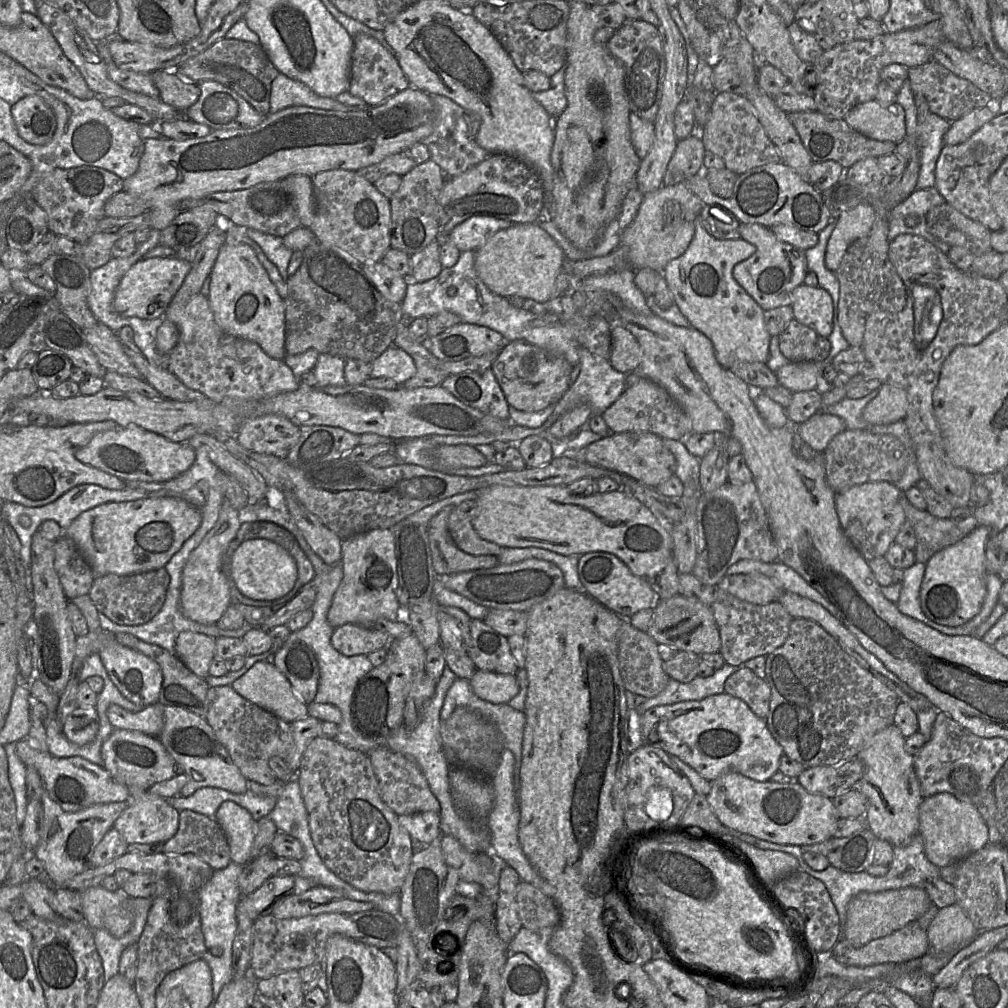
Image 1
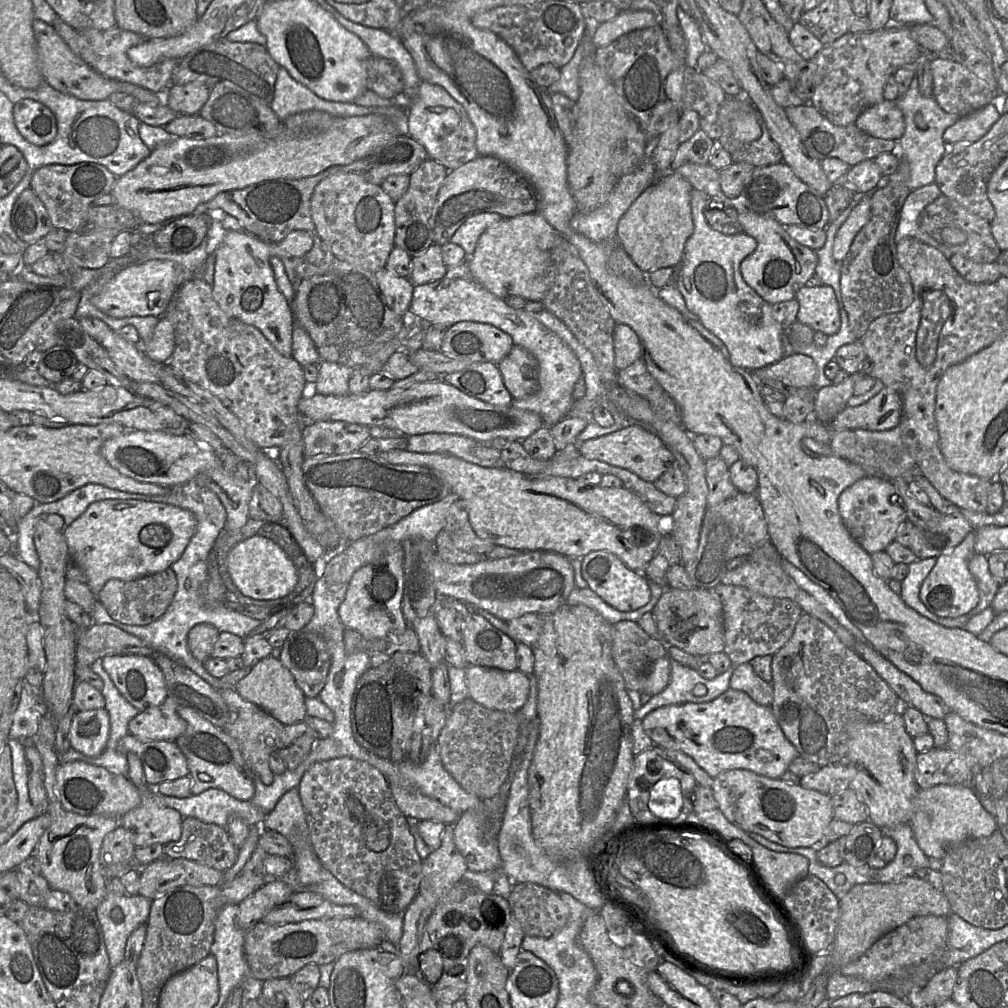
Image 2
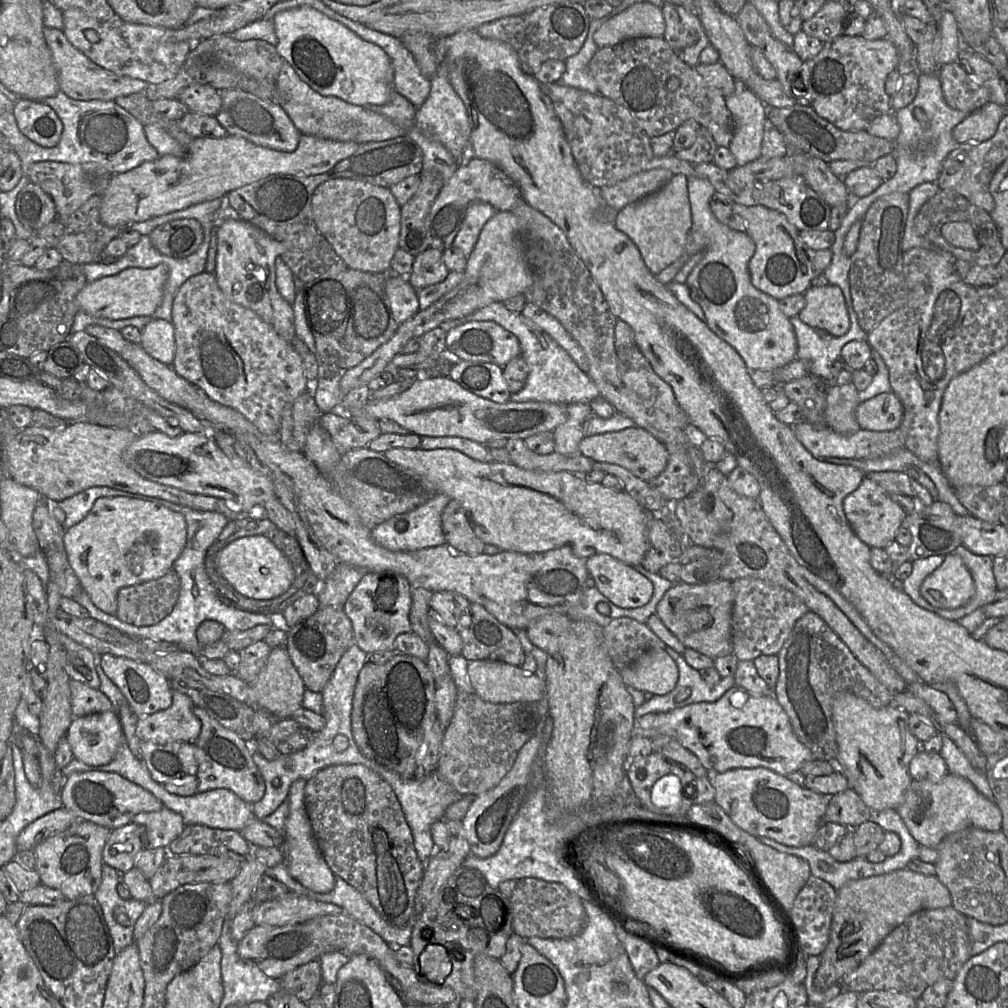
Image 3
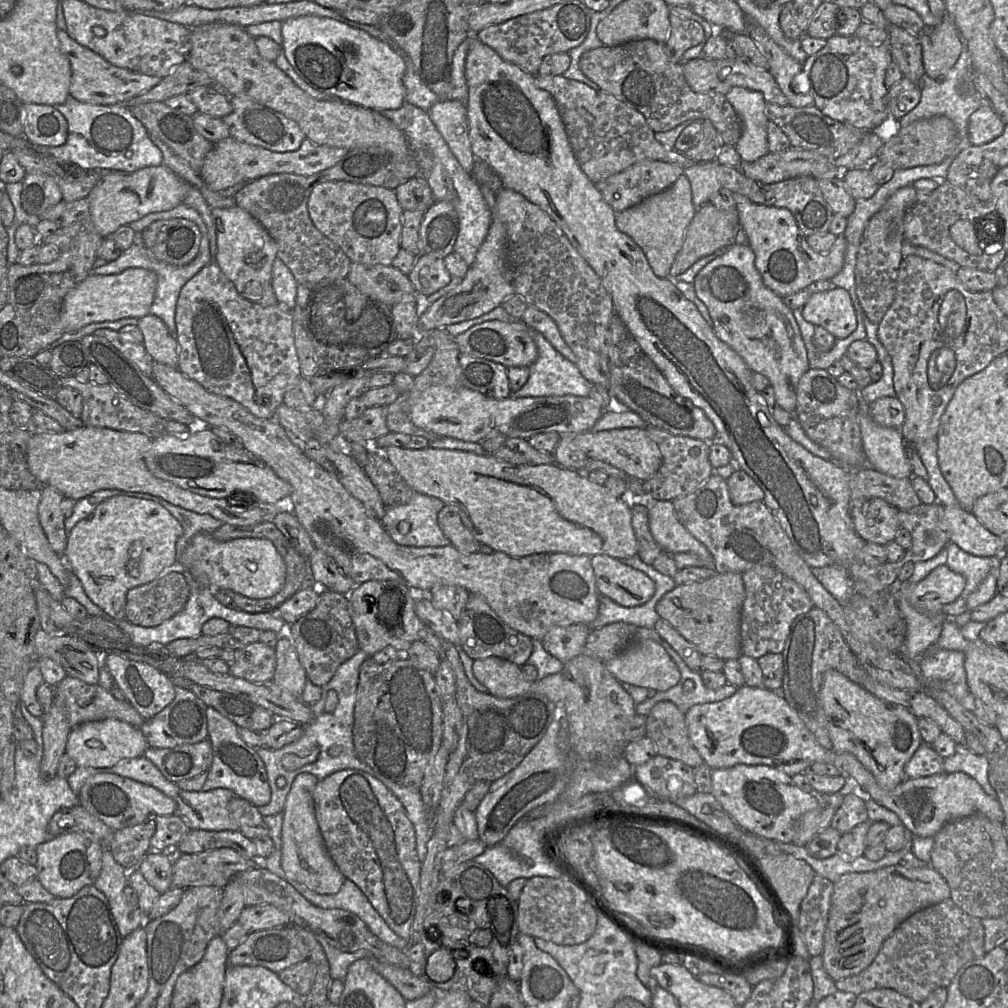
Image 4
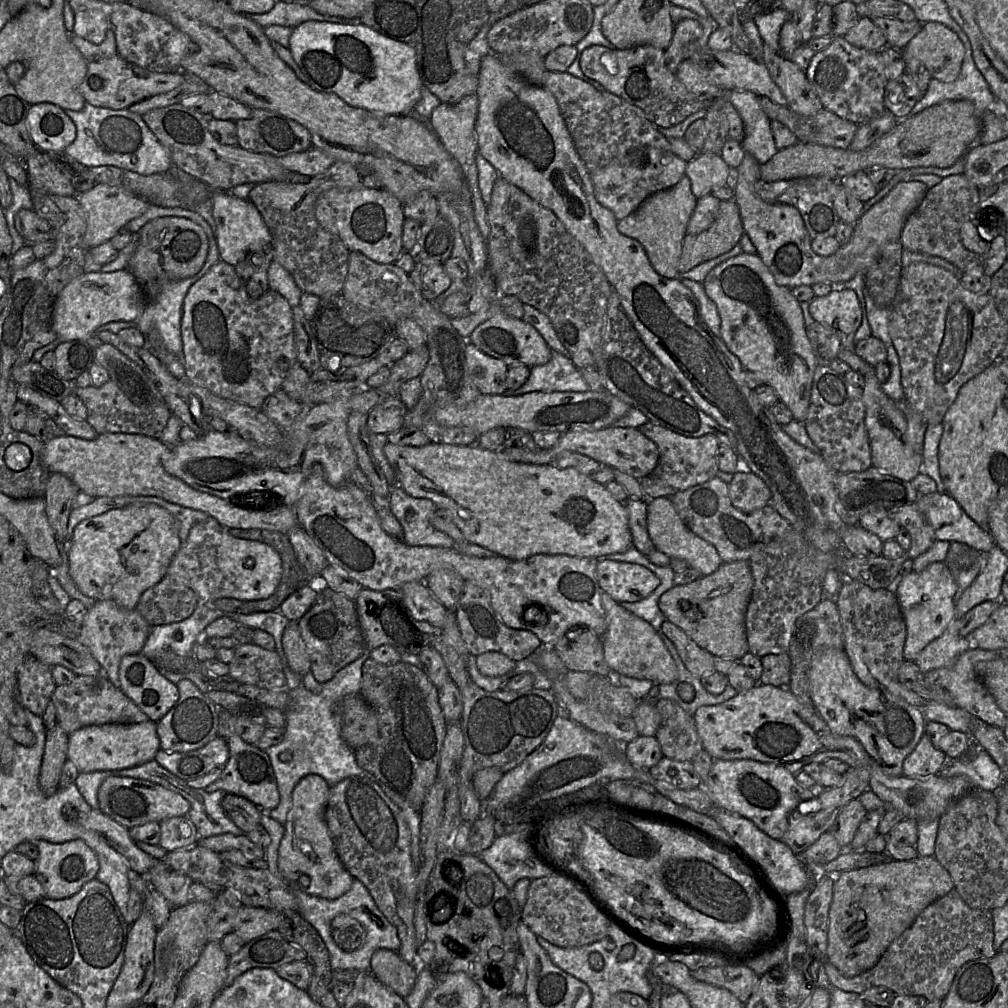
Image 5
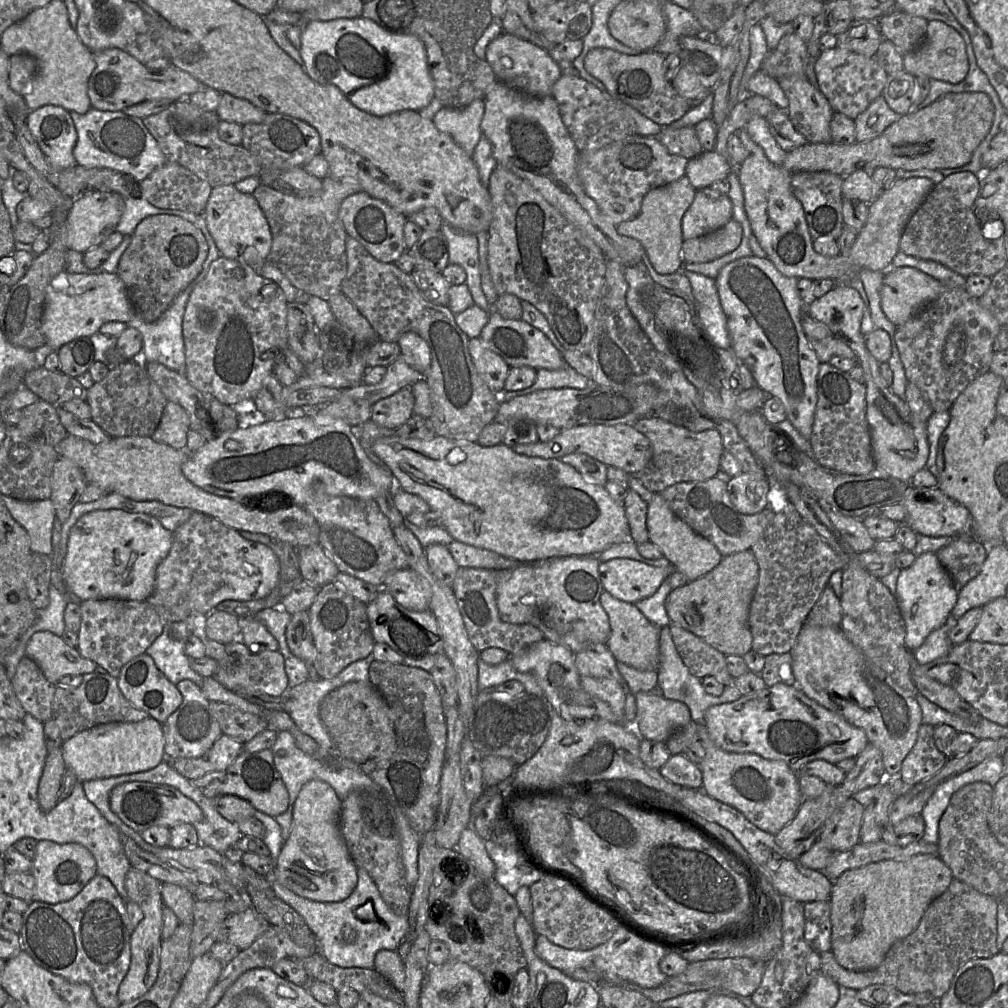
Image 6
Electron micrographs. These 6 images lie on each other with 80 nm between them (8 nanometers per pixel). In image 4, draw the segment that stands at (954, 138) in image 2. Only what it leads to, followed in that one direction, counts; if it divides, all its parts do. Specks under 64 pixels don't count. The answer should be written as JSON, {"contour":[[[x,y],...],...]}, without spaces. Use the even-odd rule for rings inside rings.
{"contour":[[[982,104],[969,118],[968,137],[972,145],[983,145],[999,137],[1005,124],[988,104]]]}

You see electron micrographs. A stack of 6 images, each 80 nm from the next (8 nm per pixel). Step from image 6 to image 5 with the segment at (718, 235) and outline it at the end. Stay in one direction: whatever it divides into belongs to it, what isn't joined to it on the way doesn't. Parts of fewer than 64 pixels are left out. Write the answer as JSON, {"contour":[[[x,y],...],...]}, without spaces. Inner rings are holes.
{"contour":[[[734,199],[721,201],[717,216],[708,229],[696,235],[685,235],[678,263],[679,274],[730,251],[744,232]]]}

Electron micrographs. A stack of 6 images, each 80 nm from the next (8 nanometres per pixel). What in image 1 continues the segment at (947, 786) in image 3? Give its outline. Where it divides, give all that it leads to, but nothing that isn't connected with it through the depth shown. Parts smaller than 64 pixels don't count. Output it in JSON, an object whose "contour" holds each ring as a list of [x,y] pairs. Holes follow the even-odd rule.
{"contour":[[[946,792],[923,798],[919,806],[919,834],[924,841],[926,857],[939,868],[958,862],[989,843],[989,828],[976,806]]]}

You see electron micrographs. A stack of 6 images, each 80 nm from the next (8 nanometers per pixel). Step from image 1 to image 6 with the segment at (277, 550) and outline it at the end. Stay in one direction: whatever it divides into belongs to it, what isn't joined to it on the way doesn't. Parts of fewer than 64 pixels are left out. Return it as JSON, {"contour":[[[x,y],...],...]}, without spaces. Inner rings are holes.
{"contour":[[[195,511],[185,523],[183,523],[173,532],[173,542],[170,551],[156,569],[155,590],[179,591],[180,593],[182,593],[182,596],[184,596],[188,601],[192,612],[200,613],[207,616],[215,610],[216,606],[220,602],[224,600],[251,601],[267,596],[277,585],[279,581],[279,576],[279,559],[271,548],[259,542],[249,541],[243,538],[238,530],[224,525],[222,522],[214,517],[206,515],[202,512]]]}

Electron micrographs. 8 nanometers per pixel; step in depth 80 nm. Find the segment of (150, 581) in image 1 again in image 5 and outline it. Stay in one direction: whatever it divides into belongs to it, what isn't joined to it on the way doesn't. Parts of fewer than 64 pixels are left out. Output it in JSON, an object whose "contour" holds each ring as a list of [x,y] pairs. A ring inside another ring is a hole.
{"contour":[[[165,575],[156,585],[143,592],[135,609],[151,626],[157,626],[188,618],[196,606],[196,593],[190,587],[179,584]]]}

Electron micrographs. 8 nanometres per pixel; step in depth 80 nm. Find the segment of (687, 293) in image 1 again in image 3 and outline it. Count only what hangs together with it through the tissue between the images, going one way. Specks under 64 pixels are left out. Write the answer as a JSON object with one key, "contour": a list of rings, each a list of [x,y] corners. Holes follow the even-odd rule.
{"contour":[[[694,176],[687,177],[687,180],[691,229],[704,230],[710,238],[709,246],[701,251],[704,255],[702,260],[694,267],[685,282],[691,299],[703,309],[709,328],[738,352],[749,371],[775,370],[785,366],[797,358],[797,339],[790,318],[779,308],[779,300],[758,290],[751,283],[748,263],[755,252],[754,241],[746,232],[732,230],[716,219],[710,209],[710,199],[716,192],[710,181]]]}

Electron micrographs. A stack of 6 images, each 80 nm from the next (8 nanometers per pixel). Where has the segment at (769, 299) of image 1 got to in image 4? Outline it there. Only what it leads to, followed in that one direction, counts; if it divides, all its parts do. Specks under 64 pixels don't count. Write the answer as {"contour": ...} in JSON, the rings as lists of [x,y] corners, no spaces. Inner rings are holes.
{"contour":[[[733,193],[740,227],[748,237],[755,254],[755,267],[761,274],[763,283],[775,294],[784,297],[806,289],[817,280],[830,280],[843,267],[846,252],[844,235],[839,235],[831,249],[818,253],[807,243],[790,210],[782,207],[754,203],[743,194]]]}

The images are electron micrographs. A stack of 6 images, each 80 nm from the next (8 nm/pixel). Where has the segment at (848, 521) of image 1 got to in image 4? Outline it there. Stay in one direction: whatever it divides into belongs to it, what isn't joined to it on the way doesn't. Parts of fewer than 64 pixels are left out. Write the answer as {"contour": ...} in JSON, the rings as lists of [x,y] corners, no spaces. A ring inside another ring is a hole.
{"contour":[[[871,498],[850,509],[857,535],[865,542],[886,546],[901,528],[898,509],[881,498]]]}

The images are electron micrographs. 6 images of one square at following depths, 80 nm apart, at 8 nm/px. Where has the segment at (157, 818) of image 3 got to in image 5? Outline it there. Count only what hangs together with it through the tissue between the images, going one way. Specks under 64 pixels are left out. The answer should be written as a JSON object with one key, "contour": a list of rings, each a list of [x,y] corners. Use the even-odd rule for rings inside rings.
{"contour":[[[172,817],[159,823],[161,835],[158,846],[167,852],[185,849],[198,841],[195,826],[187,817]]]}

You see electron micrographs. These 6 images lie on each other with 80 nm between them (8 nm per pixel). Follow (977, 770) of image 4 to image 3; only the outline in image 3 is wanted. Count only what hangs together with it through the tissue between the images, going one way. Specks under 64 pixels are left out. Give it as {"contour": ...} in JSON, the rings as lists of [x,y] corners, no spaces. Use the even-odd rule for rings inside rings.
{"contour":[[[938,732],[942,736],[942,748],[940,751],[940,755],[945,760],[949,774],[959,775],[963,778],[969,780],[975,788],[982,793],[987,799],[992,802],[995,802],[995,797],[988,783],[985,772],[980,772],[974,769],[966,756],[962,753],[962,751],[957,747],[957,745],[946,735]]]}

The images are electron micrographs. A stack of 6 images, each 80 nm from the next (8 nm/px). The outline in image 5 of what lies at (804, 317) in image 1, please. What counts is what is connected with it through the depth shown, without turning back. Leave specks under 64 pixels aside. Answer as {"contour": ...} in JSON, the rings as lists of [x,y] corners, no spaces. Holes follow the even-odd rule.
{"contour":[[[836,286],[827,295],[815,296],[808,303],[814,321],[832,329],[844,348],[853,351],[854,335],[861,324],[862,311],[857,294],[844,286]]]}

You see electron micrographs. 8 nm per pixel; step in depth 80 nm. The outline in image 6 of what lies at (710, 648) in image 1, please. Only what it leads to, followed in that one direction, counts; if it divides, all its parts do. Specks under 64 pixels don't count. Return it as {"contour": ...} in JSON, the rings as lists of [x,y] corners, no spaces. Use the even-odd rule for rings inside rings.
{"contour":[[[751,550],[723,557],[706,575],[671,590],[665,600],[671,623],[698,636],[724,655],[743,656],[752,649],[748,614],[758,574],[758,564]]]}

